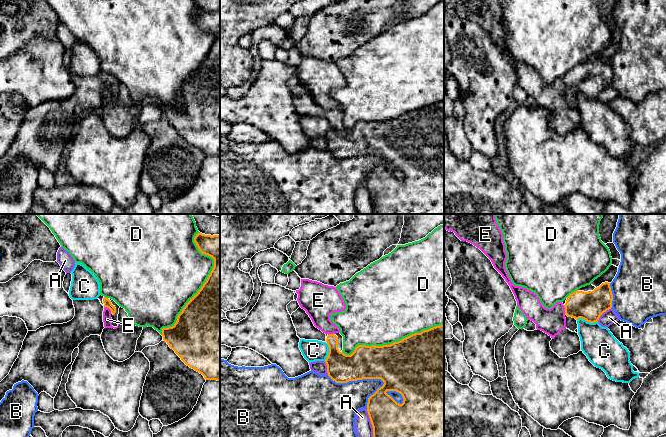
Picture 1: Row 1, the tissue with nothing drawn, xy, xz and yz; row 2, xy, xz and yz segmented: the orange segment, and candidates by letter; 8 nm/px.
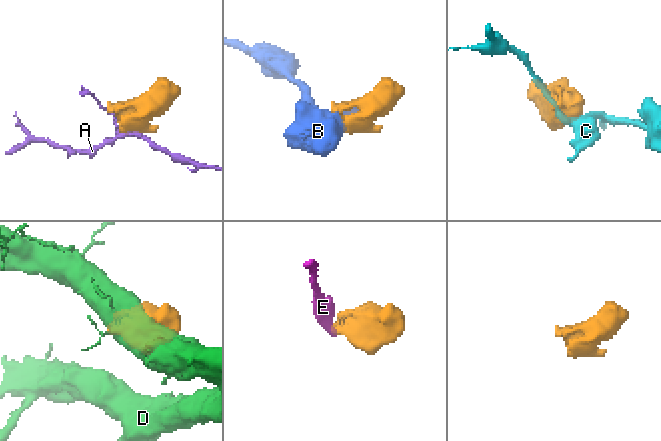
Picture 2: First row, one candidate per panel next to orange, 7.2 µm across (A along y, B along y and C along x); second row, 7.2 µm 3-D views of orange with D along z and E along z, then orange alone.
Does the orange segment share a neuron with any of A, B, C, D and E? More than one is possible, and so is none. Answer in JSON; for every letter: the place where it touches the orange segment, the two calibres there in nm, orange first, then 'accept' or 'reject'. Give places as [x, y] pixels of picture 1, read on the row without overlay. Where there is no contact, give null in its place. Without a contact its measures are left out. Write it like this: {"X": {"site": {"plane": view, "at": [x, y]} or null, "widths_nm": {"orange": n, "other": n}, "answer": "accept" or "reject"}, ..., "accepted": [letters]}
{"A": {"site": {"plane": "yz", "at": [603, 88]}, "widths_nm": {"orange": 220, "other": 120}, "answer": "reject"}, "B": {"site": {"plane": "xz", "at": [356, 156]}, "widths_nm": {"orange": 280, "other": 360}, "answer": "reject"}, "C": {"site": {"plane": "yz", "at": [587, 97]}, "widths_nm": {"orange": 220, "other": 280}, "answer": "reject"}, "D": {"site": {"plane": "xy", "at": [203, 60]}, "widths_nm": {"orange": 460, "other": 480}, "answer": "reject"}, "E": {"site": {"plane": "xy", "at": [109, 84]}, "widths_nm": {"orange": 60, "other": 70}, "answer": "reject"}, "accepted": []}

